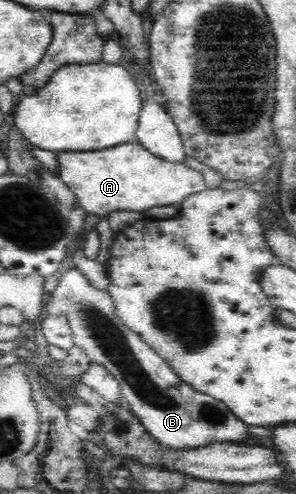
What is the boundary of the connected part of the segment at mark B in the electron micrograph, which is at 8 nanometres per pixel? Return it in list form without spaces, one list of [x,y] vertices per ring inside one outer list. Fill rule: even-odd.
[[[71,265],[69,268],[61,273],[44,309],[49,316],[67,316],[74,345],[84,349],[90,360],[109,370],[118,381],[122,399],[130,403],[137,416],[141,416],[141,424],[153,438],[163,446],[177,449],[211,446],[217,441],[255,441],[249,433],[250,425],[239,419],[225,403],[185,384],[175,370],[141,340],[141,336],[123,326],[114,313],[112,297],[106,288],[93,287],[81,271]]]

